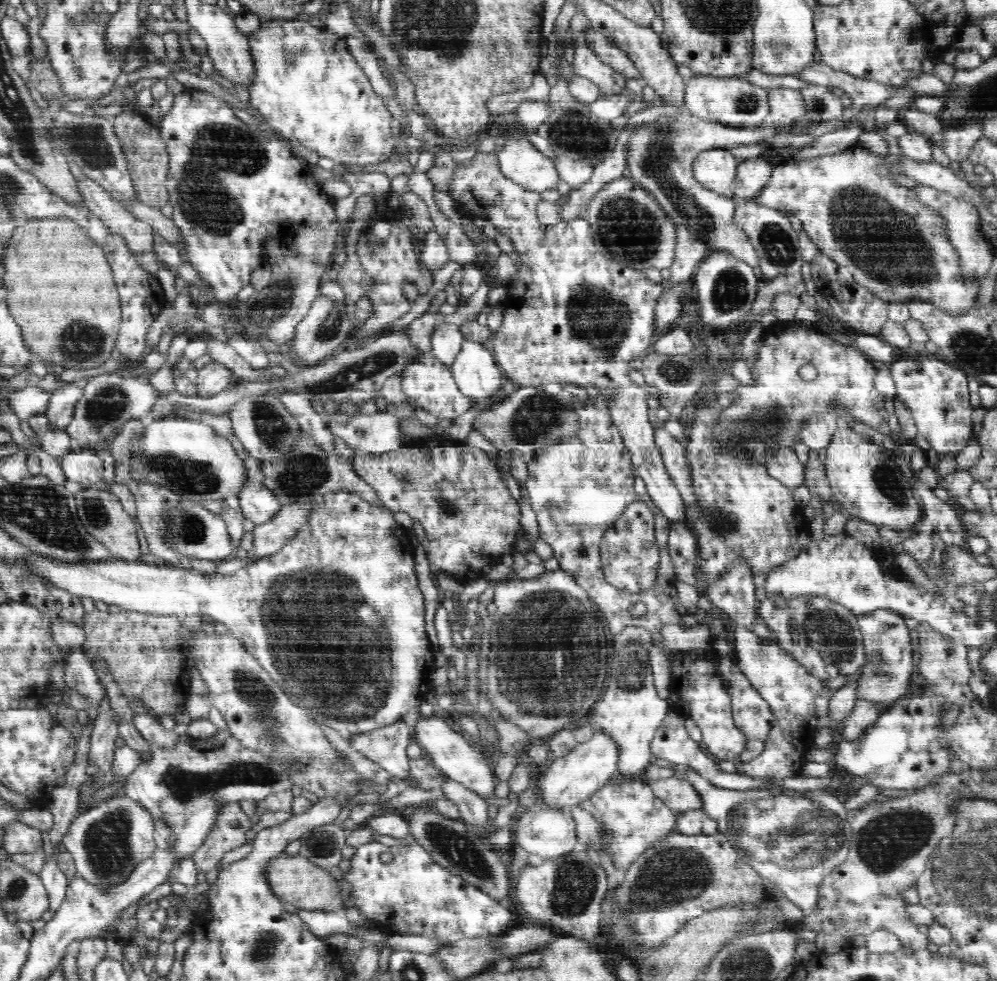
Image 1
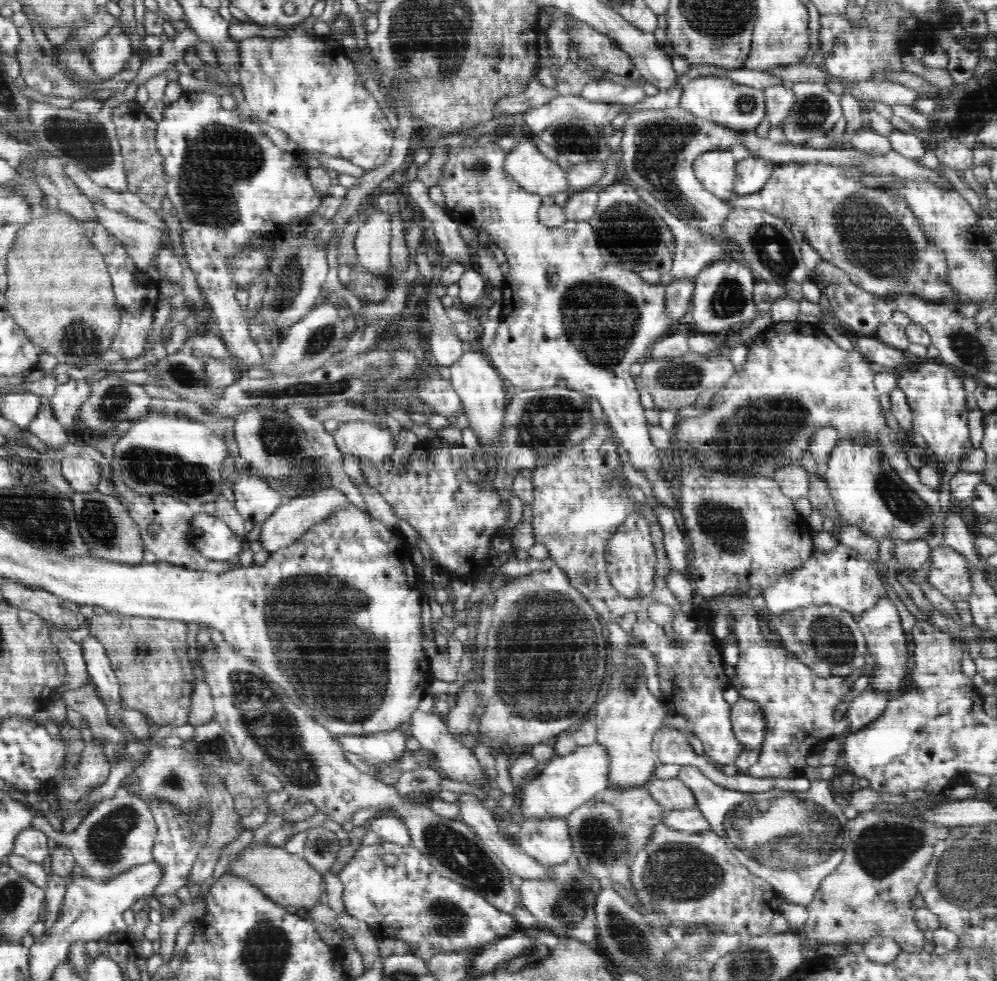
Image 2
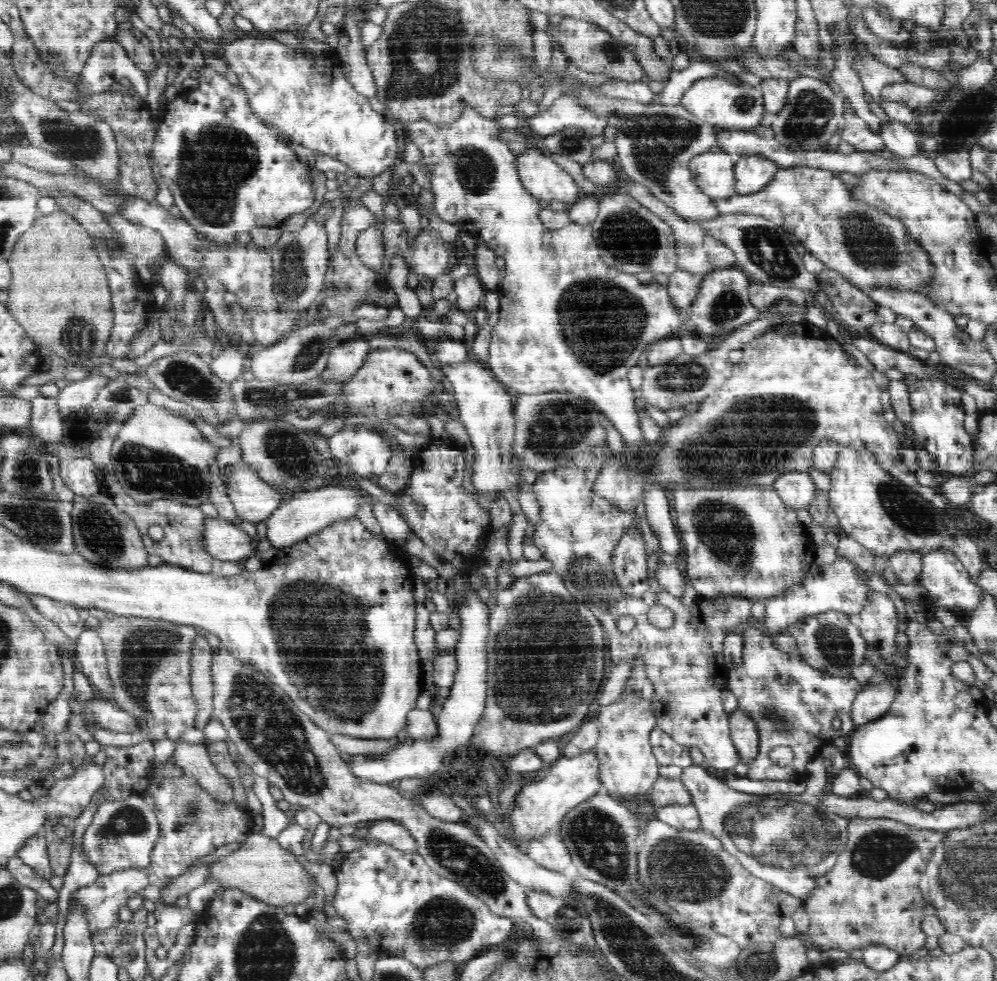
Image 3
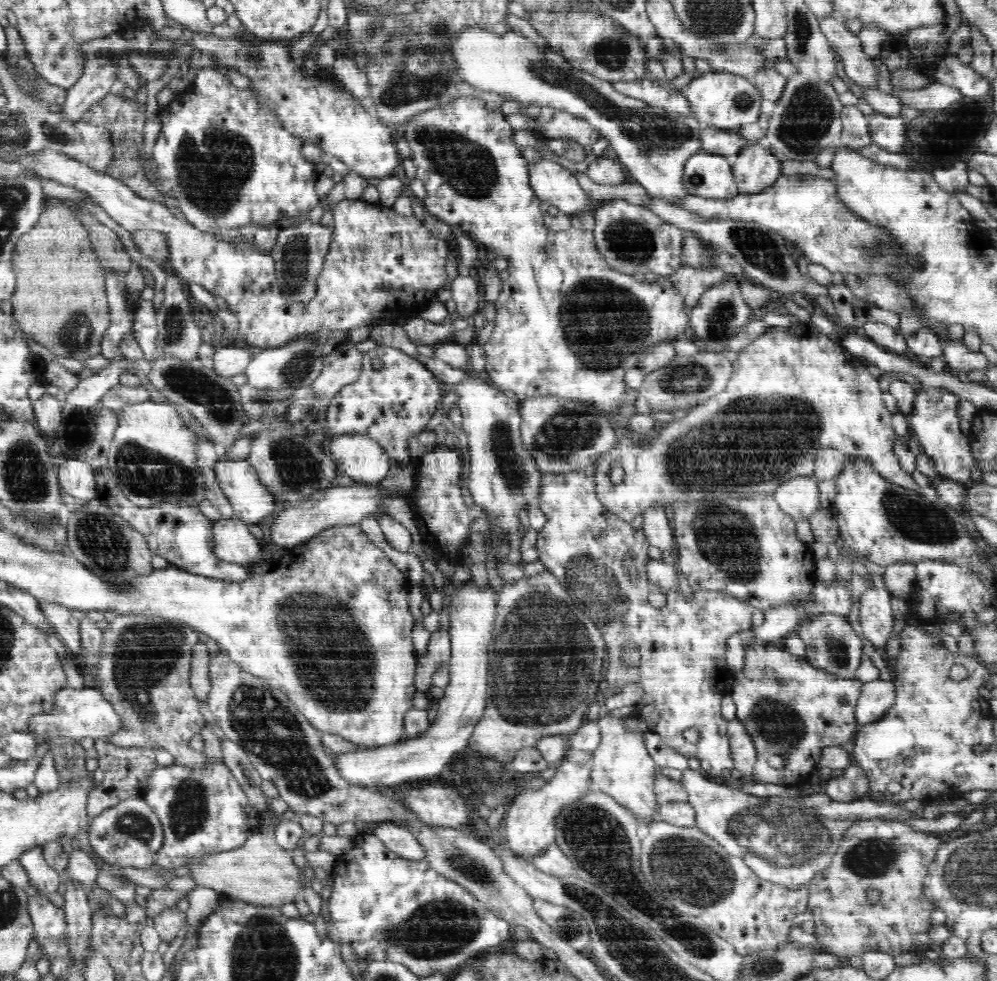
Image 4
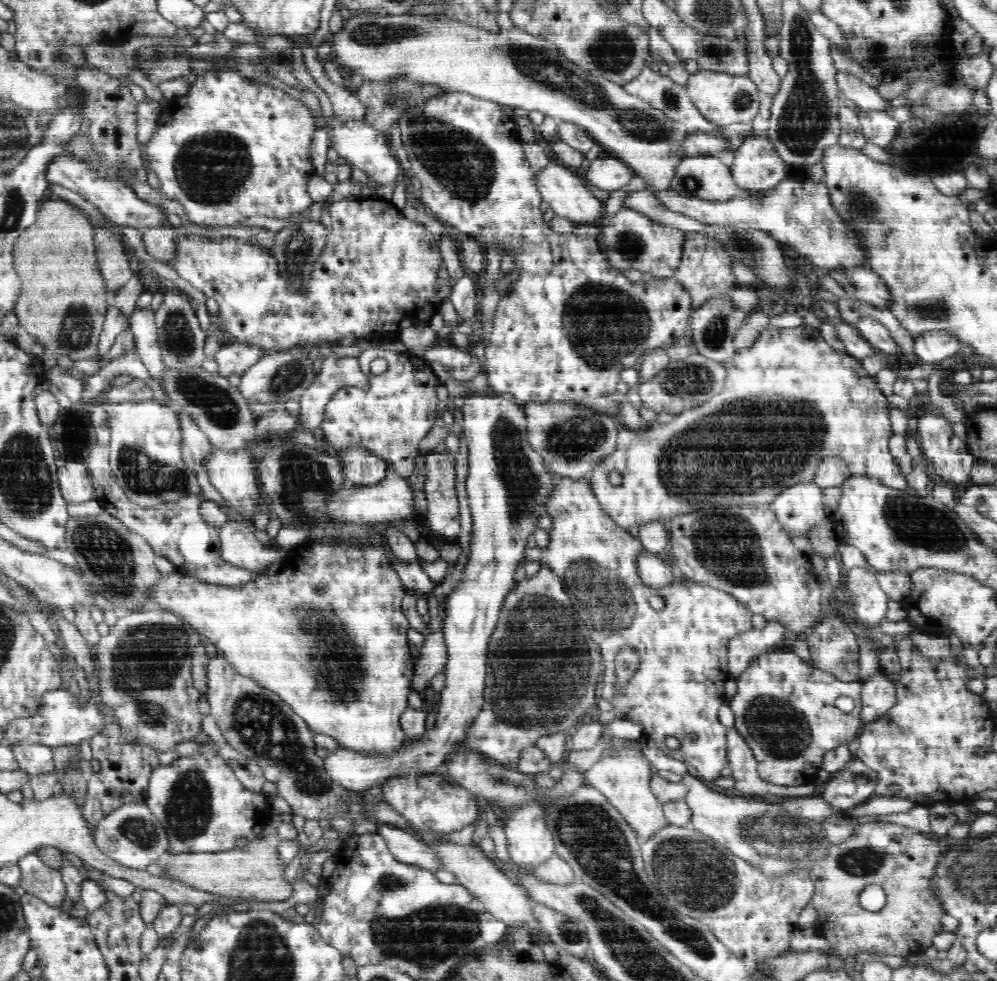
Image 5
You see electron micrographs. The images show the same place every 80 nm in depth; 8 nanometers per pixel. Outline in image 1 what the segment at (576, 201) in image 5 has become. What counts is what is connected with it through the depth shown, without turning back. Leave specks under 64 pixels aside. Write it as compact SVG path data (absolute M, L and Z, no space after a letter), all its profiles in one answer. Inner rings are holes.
M516 135L512 136L506 140L502 147L497 148L496 155L498 155L498 165L500 165L502 174L506 178L517 182L526 190L541 193L544 190L558 188L558 182L560 182L561 178L554 161L542 154L528 139L517 137Z

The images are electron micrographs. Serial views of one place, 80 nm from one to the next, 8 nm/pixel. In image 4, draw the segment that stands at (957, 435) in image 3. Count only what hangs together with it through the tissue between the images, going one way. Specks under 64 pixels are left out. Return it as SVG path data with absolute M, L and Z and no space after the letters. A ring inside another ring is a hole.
M920 385L917 388L914 400L914 409L910 417L910 426L918 436L920 449L926 453L934 462L934 466L940 479L946 478L954 482L971 484L971 472L976 461L971 451L969 437L960 431L960 420L958 417L959 396L944 388Z

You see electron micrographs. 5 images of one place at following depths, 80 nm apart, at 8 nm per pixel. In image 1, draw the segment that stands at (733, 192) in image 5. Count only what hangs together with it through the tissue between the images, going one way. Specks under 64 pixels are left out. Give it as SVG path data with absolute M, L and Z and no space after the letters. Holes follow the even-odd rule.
M721 148L704 150L692 164L694 176L704 188L731 199L738 165L730 150Z

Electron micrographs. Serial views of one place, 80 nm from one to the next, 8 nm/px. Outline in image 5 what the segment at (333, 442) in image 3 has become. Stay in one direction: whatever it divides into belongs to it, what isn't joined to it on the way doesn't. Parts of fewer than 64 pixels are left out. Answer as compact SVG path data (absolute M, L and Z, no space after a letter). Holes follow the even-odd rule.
M348 446L337 453L342 471L351 486L370 486L384 480L387 463L363 446Z

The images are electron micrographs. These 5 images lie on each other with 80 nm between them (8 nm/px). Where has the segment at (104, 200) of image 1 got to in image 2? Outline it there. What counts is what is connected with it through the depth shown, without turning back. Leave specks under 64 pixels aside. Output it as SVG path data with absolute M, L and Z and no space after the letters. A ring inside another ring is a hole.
M92 202L92 207L98 221L124 245L134 265L146 275L163 243L162 231L126 213L105 208L101 202Z

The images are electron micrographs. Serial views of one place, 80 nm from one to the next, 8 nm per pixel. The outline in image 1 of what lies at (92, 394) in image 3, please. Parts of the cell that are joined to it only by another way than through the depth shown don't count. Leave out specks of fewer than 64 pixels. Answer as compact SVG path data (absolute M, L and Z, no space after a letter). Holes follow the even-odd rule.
M59 381L55 392L50 395L50 402L44 413L49 419L50 427L64 431L64 428L70 425L82 394L84 389L80 386Z

